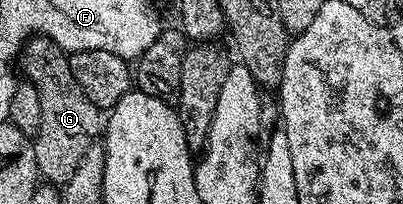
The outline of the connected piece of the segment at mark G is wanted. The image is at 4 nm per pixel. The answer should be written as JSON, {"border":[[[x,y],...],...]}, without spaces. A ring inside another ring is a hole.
{"border":[[[37,36],[24,43],[18,59],[19,69],[36,85],[40,93],[40,131],[34,134],[32,147],[39,177],[48,184],[63,184],[74,176],[86,148],[102,134],[102,112],[82,92],[70,72],[66,52],[54,40]]]}

